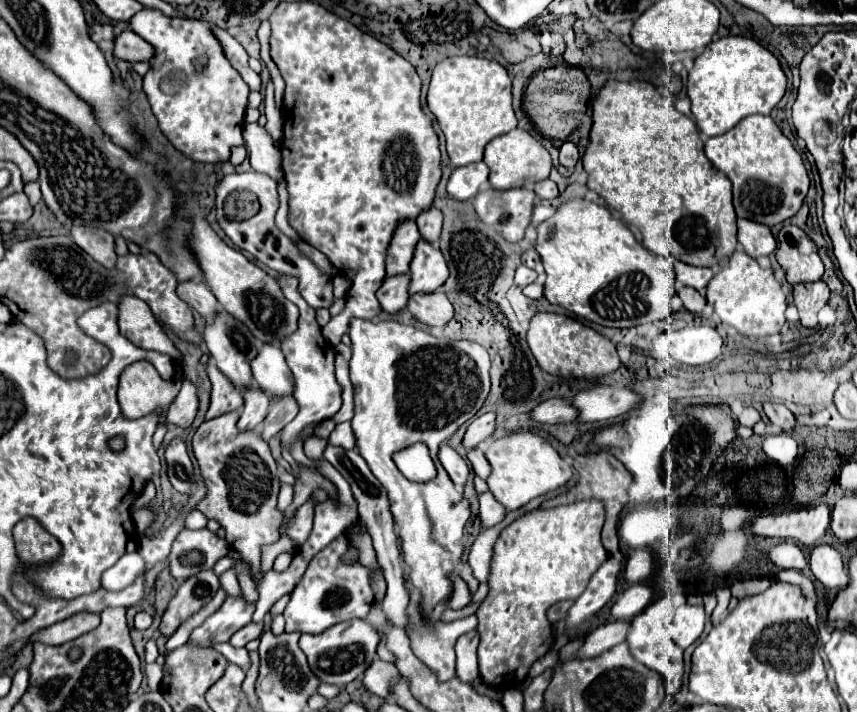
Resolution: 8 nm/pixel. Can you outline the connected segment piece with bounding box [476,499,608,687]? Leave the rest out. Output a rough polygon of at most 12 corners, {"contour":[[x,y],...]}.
{"contour":[[604,503],[502,529],[476,611],[484,683],[510,687],[552,645],[546,609],[608,561]]}

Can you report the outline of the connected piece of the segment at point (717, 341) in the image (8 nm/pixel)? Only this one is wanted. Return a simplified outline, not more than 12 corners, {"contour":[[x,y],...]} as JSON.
{"contour":[[708,325],[674,331],[674,359],[706,365],[722,353]]}

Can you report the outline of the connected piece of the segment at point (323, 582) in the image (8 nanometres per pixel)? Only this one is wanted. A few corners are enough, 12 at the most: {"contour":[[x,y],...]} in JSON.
{"contour":[[348,535],[310,561],[286,631],[366,619],[374,571],[344,561]]}

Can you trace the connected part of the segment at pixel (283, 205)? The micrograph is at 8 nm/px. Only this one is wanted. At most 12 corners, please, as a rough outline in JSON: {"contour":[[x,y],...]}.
{"contour":[[278,181],[280,209],[276,225],[292,241],[302,237],[288,225],[288,191],[286,181]]}

